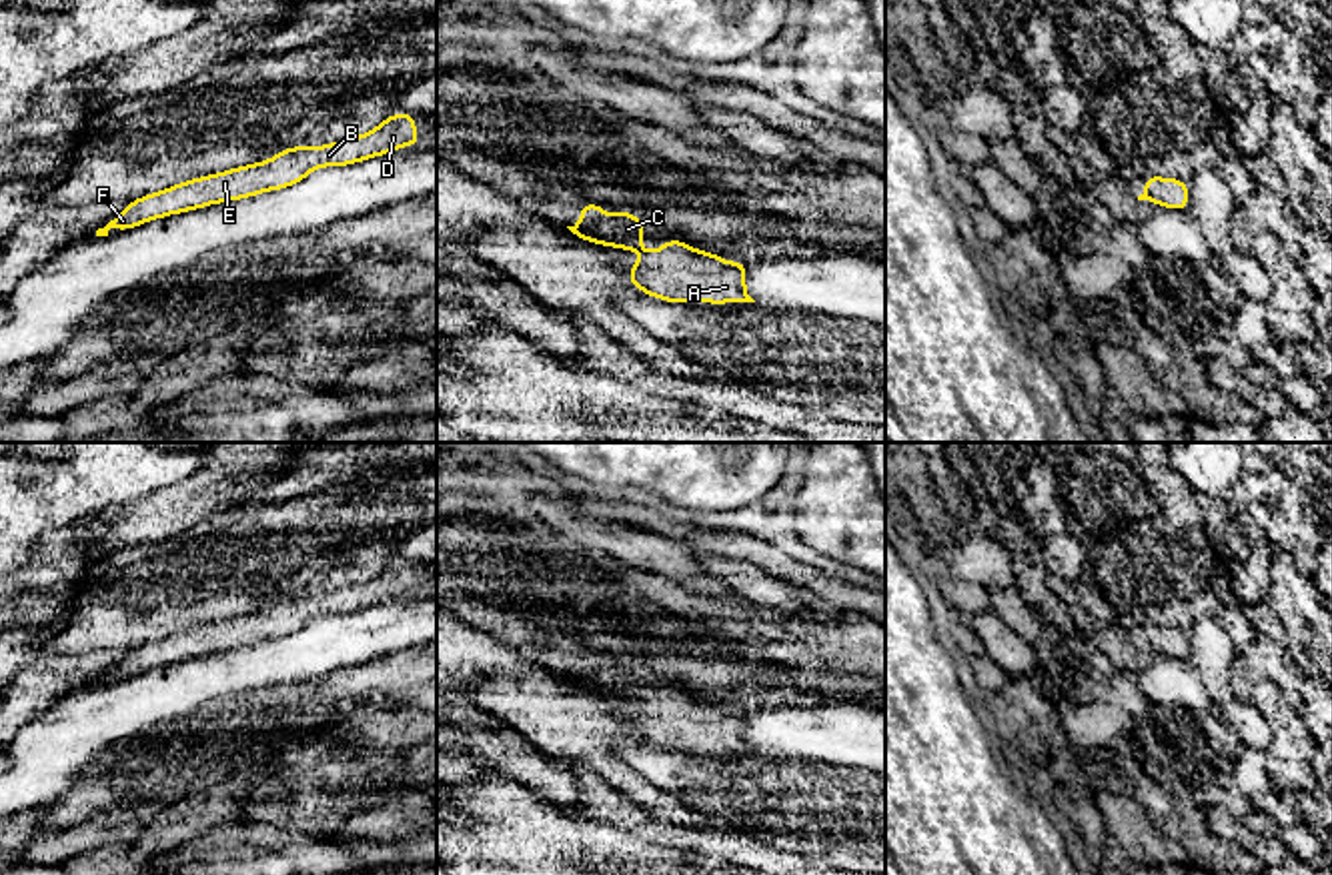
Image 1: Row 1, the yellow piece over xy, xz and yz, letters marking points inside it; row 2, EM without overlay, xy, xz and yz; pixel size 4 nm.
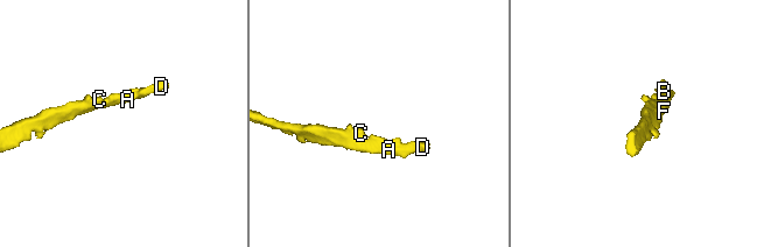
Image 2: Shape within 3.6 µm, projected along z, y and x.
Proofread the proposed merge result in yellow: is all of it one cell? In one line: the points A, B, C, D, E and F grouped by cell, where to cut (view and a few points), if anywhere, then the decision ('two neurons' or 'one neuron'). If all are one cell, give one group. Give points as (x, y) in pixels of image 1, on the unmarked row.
A B C D E F | no cut | one neuron

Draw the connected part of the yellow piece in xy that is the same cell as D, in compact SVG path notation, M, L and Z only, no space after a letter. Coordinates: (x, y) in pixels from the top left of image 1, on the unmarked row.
M399 561L361 585L326 595L290 595L264 611L208 623L146 643L126 653L114 669L96 679L96 685L108 685L110 677L128 679L168 663L280 639L300 631L316 617L347 615L419 591L413 563Z

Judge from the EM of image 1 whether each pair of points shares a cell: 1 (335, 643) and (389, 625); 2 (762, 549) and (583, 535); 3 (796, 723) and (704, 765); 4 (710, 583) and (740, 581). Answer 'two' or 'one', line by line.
1: one
2: two
3: two
4: two

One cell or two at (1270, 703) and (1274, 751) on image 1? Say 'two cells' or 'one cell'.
one cell

